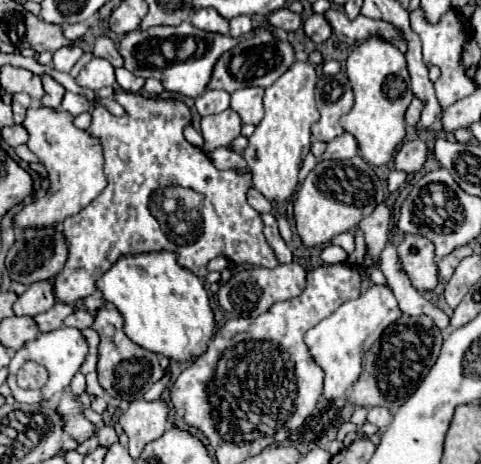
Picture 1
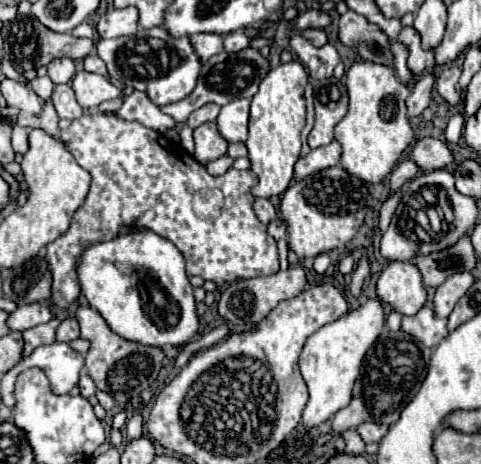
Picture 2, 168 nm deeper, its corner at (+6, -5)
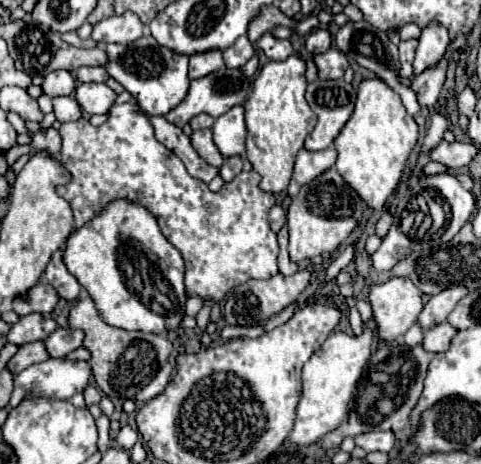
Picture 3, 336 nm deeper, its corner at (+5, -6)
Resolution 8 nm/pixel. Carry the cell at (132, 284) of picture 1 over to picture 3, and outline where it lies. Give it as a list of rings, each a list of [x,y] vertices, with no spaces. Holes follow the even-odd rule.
[[[129,199],[107,203],[97,217],[71,231],[63,261],[69,273],[87,289],[107,323],[151,333],[167,333],[179,327],[185,305],[183,257],[163,237],[157,219],[143,205]]]

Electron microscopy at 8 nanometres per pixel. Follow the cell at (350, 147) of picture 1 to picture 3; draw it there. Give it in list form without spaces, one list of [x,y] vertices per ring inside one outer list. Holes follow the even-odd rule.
[[[333,147],[323,149],[323,151],[307,151],[301,149],[297,153],[297,161],[295,161],[295,171],[289,183],[289,197],[295,197],[301,189],[301,185],[313,181],[317,175],[321,175],[323,171],[327,171],[329,167],[335,165],[337,159],[337,151]]]

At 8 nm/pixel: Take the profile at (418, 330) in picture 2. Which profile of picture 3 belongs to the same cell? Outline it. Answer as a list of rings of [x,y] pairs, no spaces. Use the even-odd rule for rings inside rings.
[[[441,323],[439,327],[433,327],[429,331],[425,331],[425,339],[423,339],[423,347],[427,351],[433,351],[433,353],[441,353],[441,351],[447,351],[449,349],[449,343],[451,339],[457,335],[457,329],[451,327],[449,323]]]

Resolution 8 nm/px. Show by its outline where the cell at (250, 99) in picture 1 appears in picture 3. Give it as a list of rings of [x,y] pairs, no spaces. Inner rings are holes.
[[[241,105],[231,107],[213,125],[213,141],[225,159],[245,153],[245,135],[247,129]]]

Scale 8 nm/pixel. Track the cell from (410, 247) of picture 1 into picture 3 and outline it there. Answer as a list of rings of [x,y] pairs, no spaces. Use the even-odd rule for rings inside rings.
[[[393,277],[385,283],[373,285],[369,293],[377,337],[393,343],[419,317],[423,309],[421,291],[407,277]]]

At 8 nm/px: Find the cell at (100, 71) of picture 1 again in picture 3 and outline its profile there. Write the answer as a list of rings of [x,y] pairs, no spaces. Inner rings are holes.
[[[81,83],[77,85],[75,99],[81,109],[89,115],[103,115],[115,103],[115,91],[109,89],[105,83]]]

